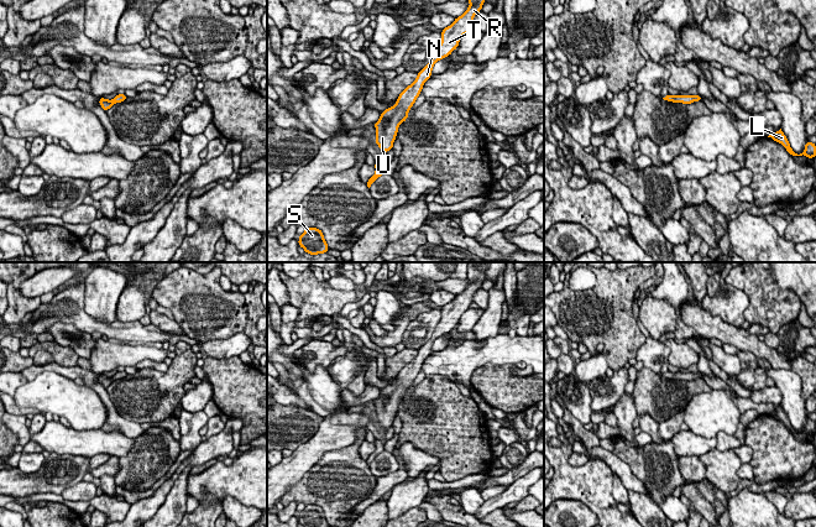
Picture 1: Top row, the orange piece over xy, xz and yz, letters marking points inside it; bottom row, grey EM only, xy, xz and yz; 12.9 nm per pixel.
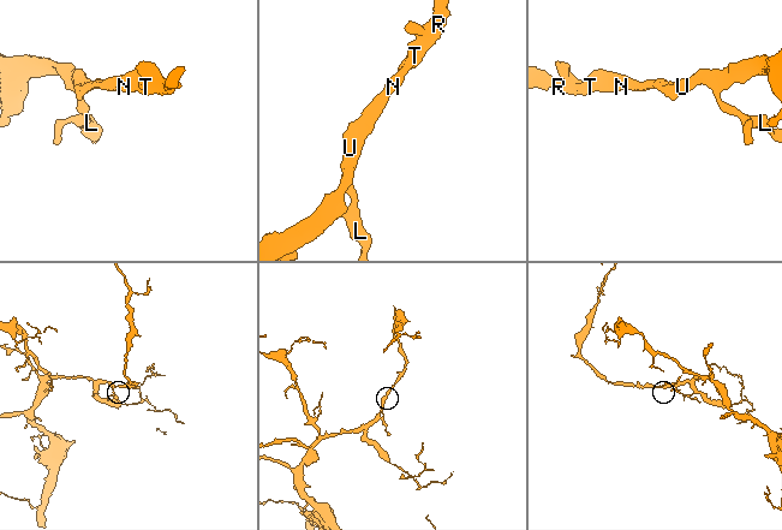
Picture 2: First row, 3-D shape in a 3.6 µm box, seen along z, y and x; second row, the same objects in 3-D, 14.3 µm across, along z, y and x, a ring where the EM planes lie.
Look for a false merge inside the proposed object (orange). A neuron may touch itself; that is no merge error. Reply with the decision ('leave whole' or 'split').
leave whole

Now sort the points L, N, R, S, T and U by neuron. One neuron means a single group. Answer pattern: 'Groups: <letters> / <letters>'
Groups: L N R S T U

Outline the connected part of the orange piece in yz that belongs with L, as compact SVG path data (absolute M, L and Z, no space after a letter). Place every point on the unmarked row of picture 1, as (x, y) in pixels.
M781 406L779 408L776 408L775 411L769 412L768 414L770 414L774 418L781 421L793 434L802 433L802 432L806 433L807 435L816 434L816 421L812 421L812 419L807 418L806 422L805 422L804 429L797 432L790 424L790 421L789 421L786 413L784 412L784 409L781 408Z

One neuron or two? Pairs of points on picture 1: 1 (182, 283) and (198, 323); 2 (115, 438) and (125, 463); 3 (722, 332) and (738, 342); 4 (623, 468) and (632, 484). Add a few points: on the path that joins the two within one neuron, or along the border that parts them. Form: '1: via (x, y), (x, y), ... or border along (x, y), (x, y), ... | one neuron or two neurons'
1: via (188, 293), (198, 303), (198, 313) | one neuron
2: border along (135, 438), (129, 452), (119, 458) | two neurons
3: via (726, 333), (735, 338) | one neuron
4: via (623, 471), (629, 480) | one neuron

